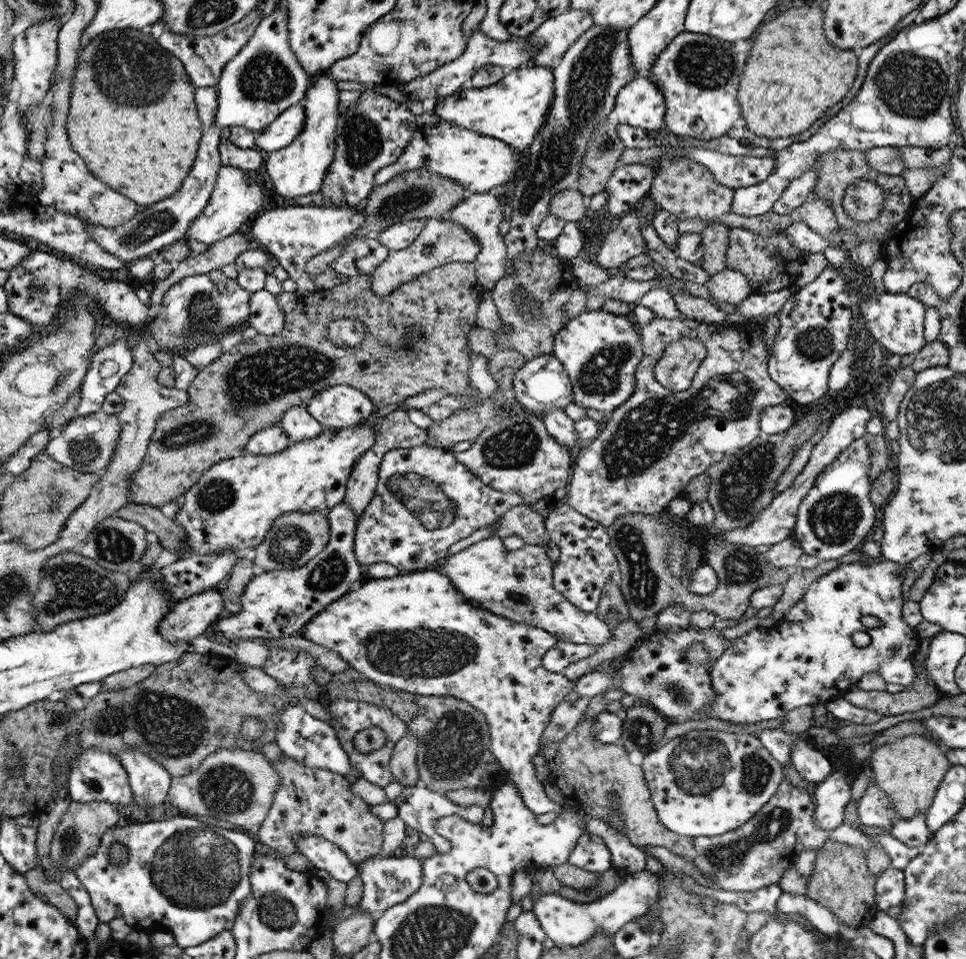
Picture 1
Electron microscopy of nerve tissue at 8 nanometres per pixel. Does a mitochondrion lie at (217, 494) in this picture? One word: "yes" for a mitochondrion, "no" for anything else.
yes

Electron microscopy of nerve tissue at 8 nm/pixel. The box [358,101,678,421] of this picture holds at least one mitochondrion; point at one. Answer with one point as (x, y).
(599, 376)

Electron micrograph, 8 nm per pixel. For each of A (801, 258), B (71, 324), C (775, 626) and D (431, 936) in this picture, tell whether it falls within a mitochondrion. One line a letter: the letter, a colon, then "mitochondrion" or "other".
A: other
B: mitochondrion
C: other
D: mitochondrion

